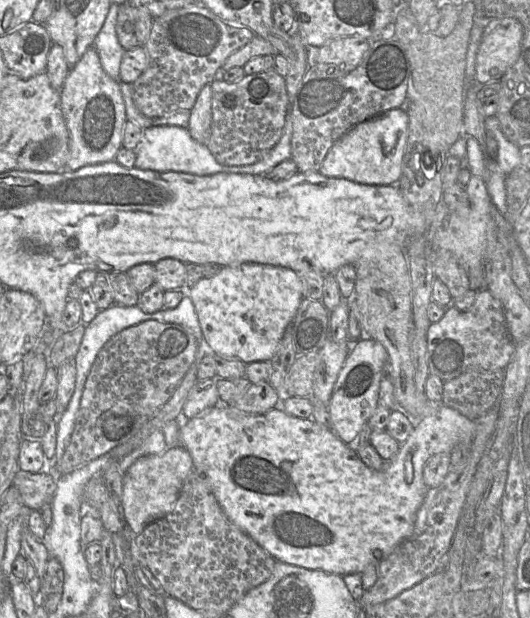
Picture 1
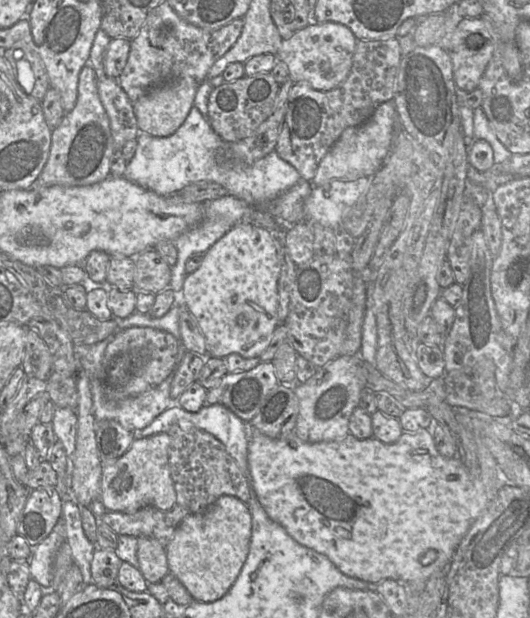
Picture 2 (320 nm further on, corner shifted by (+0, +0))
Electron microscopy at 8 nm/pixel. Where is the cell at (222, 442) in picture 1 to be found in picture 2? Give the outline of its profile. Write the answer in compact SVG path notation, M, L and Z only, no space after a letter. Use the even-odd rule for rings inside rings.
M250 429L247 462L250 485L257 500L268 517L280 524L296 542L324 554L343 574L349 577L373 583L393 579L405 584L408 589L416 589L420 592L423 591L427 580L433 573L448 570L456 547L490 501L481 479L472 477L458 457L450 459L443 457L437 451L434 439L427 429L403 432L400 438L391 444L383 443L375 437L357 439L350 433L340 440L307 443L295 434L284 439L272 439ZM430 549L437 551L437 558L428 565L422 565L420 558Z

